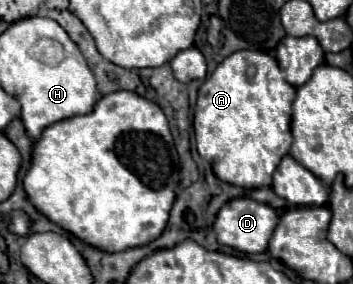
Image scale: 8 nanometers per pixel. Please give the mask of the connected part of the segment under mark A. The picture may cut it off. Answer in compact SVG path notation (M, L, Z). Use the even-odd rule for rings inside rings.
M238 50L230 54L230 58L222 60L198 90L198 102L194 108L194 136L198 154L208 160L214 168L214 174L228 184L242 188L270 186L270 178L278 162L288 154L292 144L290 116L294 96L296 88L286 82L286 74L282 74L276 58L269 52Z

